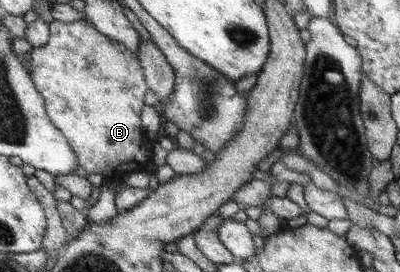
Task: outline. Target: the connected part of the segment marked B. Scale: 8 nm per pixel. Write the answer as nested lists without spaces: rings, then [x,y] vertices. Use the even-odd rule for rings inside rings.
[[[86,18],[71,23],[57,20],[49,23],[50,38],[43,46],[33,48],[30,70],[38,91],[45,96],[51,122],[70,140],[78,156],[78,165],[88,173],[101,173],[105,181],[123,181],[130,173],[148,169],[149,141],[141,123],[147,84],[138,55],[113,39],[109,39]]]

